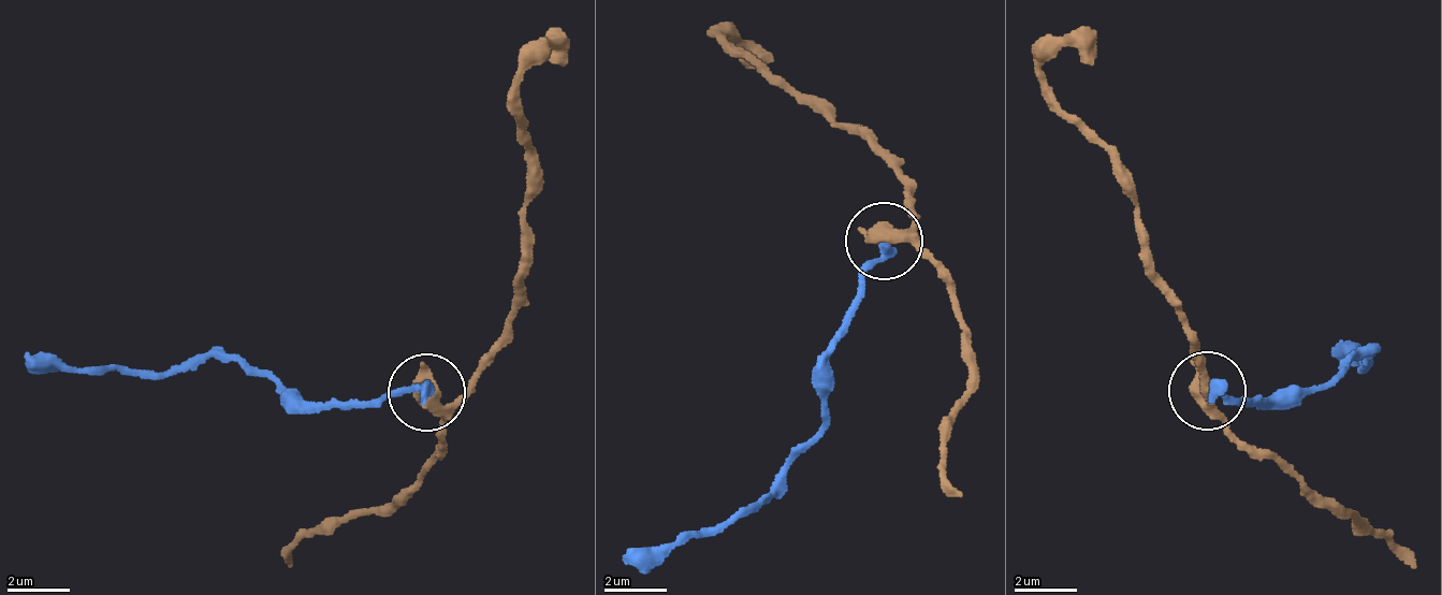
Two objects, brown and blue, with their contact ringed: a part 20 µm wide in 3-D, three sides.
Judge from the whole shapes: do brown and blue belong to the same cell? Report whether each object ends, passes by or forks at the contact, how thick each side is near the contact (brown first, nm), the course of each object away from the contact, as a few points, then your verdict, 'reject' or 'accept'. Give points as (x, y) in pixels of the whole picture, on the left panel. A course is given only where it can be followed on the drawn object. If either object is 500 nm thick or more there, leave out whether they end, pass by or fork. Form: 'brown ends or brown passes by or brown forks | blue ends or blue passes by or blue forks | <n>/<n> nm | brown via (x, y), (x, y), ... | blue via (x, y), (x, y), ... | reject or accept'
brown passes by | blue ends | 460/320 nm | brown via (423, 390), (445, 406), (472, 390), (505, 329), (533, 168), (516, 77), (547, 45), (563, 69) | blue via (423, 390), (308, 403), (227, 361), (140, 376), (43, 369), (23, 353) | reject

